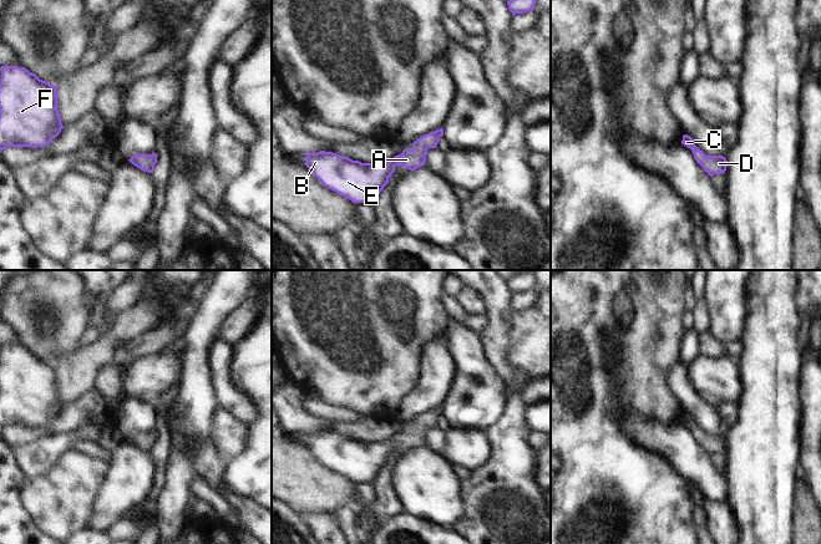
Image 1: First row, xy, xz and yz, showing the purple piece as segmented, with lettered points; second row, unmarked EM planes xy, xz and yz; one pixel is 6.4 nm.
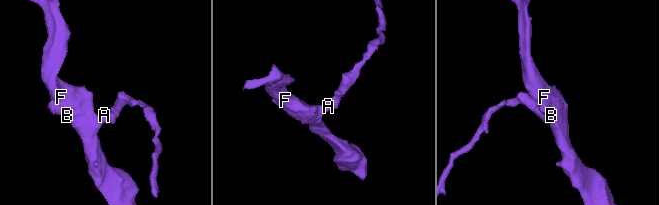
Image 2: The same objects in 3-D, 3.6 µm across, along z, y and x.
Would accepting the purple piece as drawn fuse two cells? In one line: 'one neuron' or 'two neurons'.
one neuron

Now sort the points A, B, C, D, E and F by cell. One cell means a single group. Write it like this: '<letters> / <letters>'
A B C D E F

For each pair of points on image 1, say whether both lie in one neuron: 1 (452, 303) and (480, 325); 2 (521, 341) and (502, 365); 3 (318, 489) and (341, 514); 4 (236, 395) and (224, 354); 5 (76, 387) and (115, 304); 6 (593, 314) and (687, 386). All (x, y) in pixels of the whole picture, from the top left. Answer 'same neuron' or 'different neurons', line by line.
1: same neuron
2: different neurons
3: different neurons
4: same neuron
5: different neurons
6: different neurons

